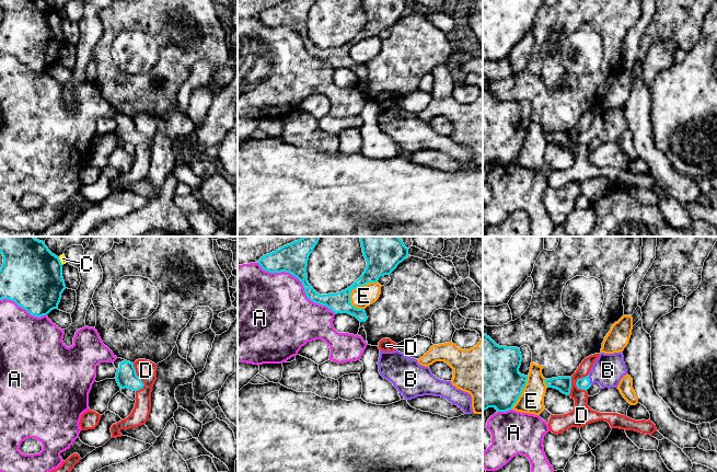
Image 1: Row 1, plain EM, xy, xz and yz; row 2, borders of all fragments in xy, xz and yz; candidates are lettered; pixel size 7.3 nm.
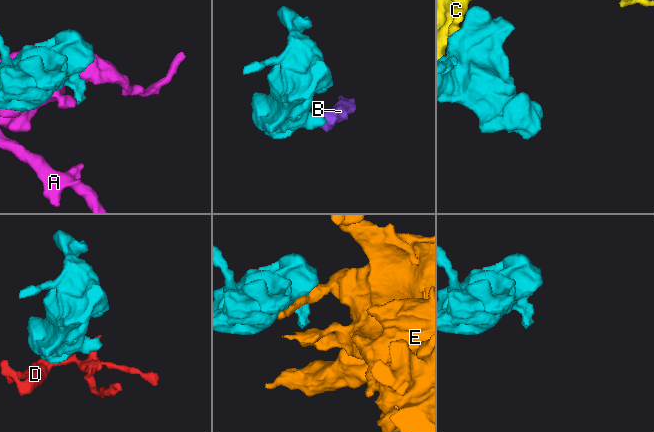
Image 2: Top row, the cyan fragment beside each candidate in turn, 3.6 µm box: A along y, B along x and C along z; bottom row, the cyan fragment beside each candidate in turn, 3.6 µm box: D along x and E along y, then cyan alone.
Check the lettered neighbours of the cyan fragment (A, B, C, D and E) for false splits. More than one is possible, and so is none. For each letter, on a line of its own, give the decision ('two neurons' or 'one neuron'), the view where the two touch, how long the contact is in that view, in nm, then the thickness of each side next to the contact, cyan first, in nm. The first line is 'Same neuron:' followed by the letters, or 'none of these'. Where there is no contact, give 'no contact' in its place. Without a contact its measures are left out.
Same neuron: B
A: two neurons; contact in xz; length 700 nm; calibres 200 and 460 nm
B: one neuron; contact in yz; length 80 nm; calibres 90 and 240 nm
C: two neurons; contact in xy; length 70 nm; calibres 440 and 50 nm
D: two neurons; contact in xy; length 220 nm; calibres 160 and 150 nm
E: two neurons; contact in xz; length 260 nm; calibres 190 and 160 nm

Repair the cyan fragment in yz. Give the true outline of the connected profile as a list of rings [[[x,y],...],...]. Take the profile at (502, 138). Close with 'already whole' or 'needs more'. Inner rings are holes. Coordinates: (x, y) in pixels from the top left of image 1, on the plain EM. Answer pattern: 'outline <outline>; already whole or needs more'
outline [[[483,88],[483,165],[488,162],[495,162],[497,166],[512,164],[528,135],[528,130],[519,127],[521,116],[518,102],[499,101]]]; already whole

